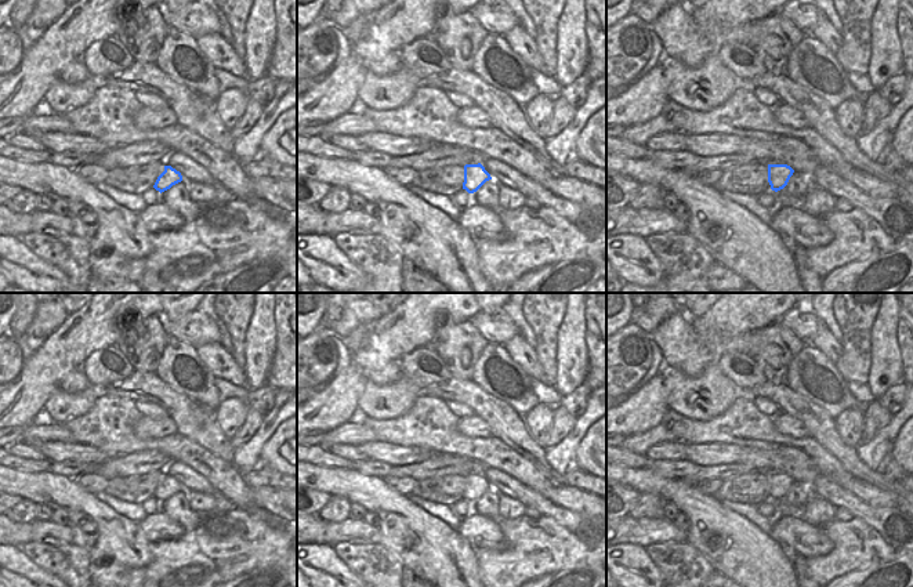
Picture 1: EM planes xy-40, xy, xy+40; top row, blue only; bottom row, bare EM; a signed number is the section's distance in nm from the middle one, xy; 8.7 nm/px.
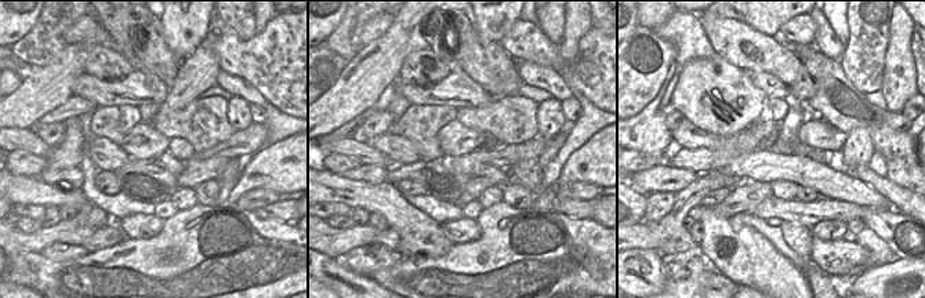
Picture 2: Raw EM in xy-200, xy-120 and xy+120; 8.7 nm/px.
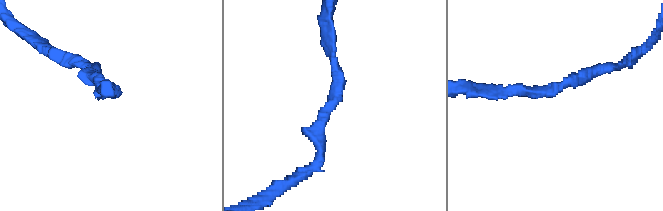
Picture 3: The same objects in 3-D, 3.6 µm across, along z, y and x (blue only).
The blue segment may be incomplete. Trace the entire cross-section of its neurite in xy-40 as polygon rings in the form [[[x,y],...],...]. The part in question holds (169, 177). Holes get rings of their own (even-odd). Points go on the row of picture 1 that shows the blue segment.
[[[164,166],[164,171],[157,177],[153,188],[162,193],[181,181],[182,175],[180,171],[177,171],[171,166]]]

